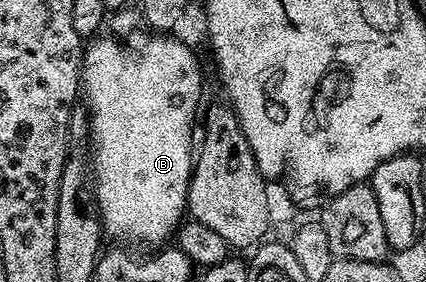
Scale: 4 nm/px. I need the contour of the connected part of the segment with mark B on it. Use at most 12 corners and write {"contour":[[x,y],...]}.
{"contour":[[170,33],[98,37],[80,87],[102,230],[184,222],[204,75]]}

